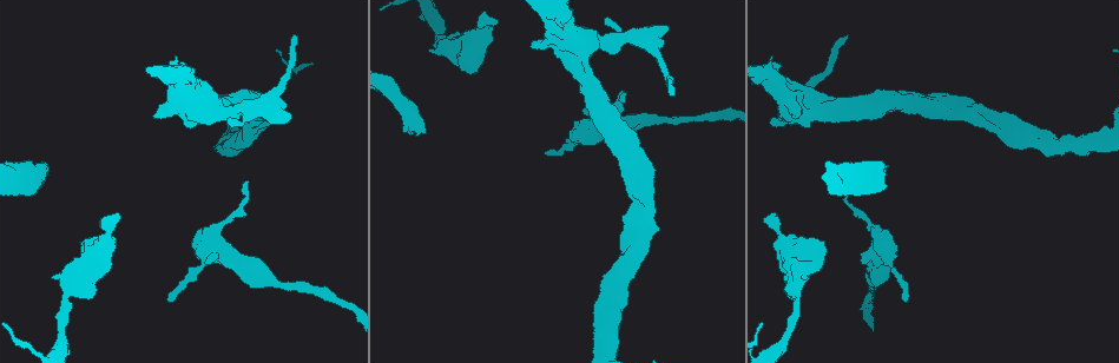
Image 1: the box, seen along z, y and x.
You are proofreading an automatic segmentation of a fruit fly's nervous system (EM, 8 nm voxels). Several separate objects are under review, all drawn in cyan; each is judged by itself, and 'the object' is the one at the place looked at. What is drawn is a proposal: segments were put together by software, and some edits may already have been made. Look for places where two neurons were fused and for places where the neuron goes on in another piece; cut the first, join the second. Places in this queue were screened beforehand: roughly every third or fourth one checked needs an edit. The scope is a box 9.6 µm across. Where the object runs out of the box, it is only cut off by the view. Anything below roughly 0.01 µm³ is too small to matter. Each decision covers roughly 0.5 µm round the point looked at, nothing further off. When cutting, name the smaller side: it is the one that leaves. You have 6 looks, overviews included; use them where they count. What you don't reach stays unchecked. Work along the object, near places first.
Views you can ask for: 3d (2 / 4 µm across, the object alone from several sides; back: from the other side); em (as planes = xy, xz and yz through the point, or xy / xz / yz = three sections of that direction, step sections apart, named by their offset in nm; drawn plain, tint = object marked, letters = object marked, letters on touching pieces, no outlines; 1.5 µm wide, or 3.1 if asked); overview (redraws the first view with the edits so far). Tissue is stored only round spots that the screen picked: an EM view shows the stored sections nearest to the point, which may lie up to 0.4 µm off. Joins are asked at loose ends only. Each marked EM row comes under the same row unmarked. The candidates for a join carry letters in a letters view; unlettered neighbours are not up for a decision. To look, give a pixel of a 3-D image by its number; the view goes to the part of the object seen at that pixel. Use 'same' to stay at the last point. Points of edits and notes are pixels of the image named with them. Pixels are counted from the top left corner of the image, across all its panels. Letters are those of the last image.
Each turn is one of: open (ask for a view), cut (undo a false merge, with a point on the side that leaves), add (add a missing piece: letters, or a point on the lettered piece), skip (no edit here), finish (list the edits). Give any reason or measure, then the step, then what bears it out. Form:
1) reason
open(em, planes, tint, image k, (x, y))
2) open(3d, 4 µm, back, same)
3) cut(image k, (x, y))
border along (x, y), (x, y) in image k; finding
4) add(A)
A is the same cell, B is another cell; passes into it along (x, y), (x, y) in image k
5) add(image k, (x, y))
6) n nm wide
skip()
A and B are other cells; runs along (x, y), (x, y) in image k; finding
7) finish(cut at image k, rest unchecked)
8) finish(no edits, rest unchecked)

free end
open(em, planes, letters, image 1, (548, 155))

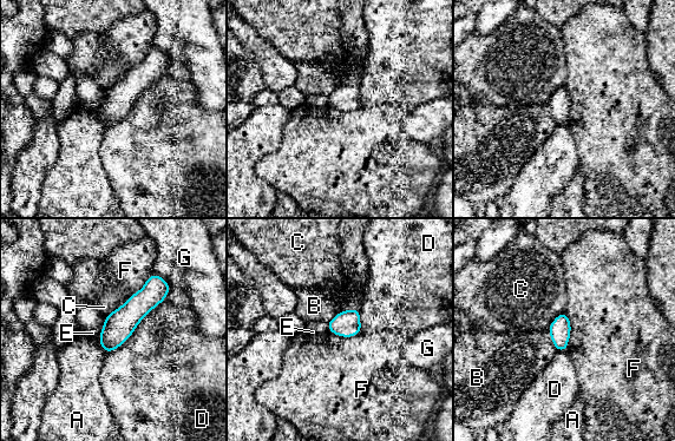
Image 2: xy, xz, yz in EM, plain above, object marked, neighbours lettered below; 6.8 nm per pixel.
D touches over 550 nm
skip()
A, B, C, D, E, F and G are other cells; no lettered piece goes on from it

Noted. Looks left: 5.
sudden change in width
open(3d, 4 µm, image 1, (659, 57))

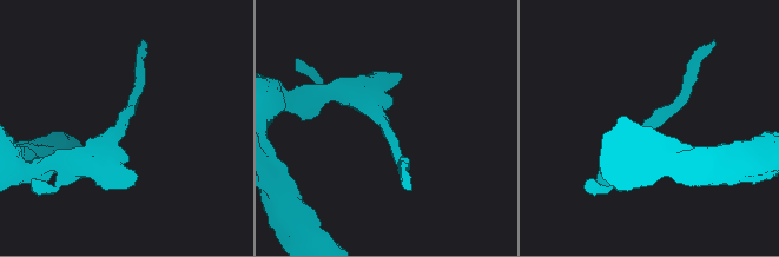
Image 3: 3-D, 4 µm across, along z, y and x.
arms of 180, 400 nm; need the tissue
open(em, planes, letters, image 3, (379, 123))

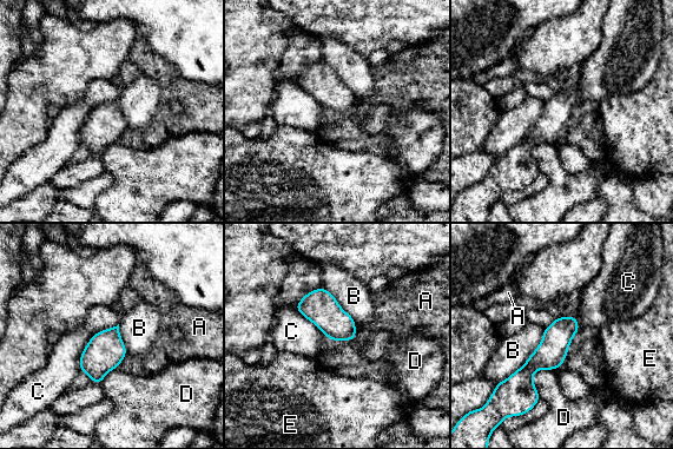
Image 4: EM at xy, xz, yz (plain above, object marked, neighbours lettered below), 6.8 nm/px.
skip()
A, B, C, D and E are other cells; runs along (572, 318), (527, 370), (527, 396) in image 4; all the same neuron

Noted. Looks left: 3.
branch stops here
open(em, planes, tint, image 1, (774, 213))

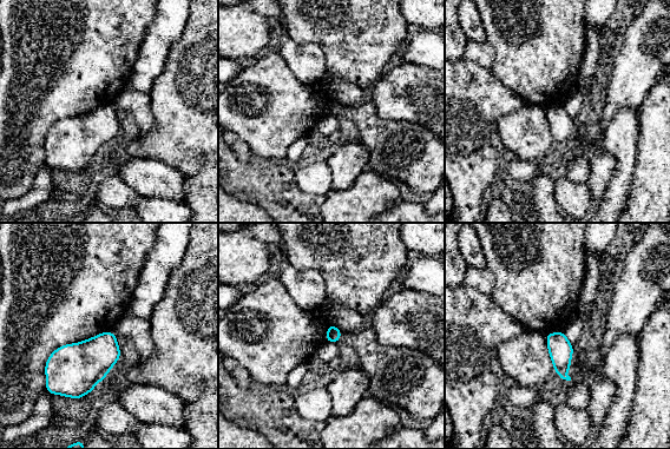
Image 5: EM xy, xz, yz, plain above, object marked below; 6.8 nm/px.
open(em, planes, letters, same)

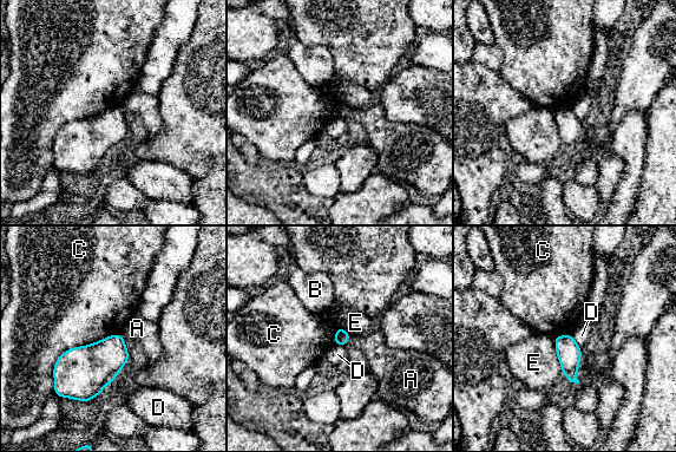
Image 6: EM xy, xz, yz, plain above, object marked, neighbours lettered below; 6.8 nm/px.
skip()
A, B, C, D and E are other cells; border along (118, 332), (67, 348), (52, 392) in image 6; none of them fits

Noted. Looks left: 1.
finish(no edits, rest unchecked)

